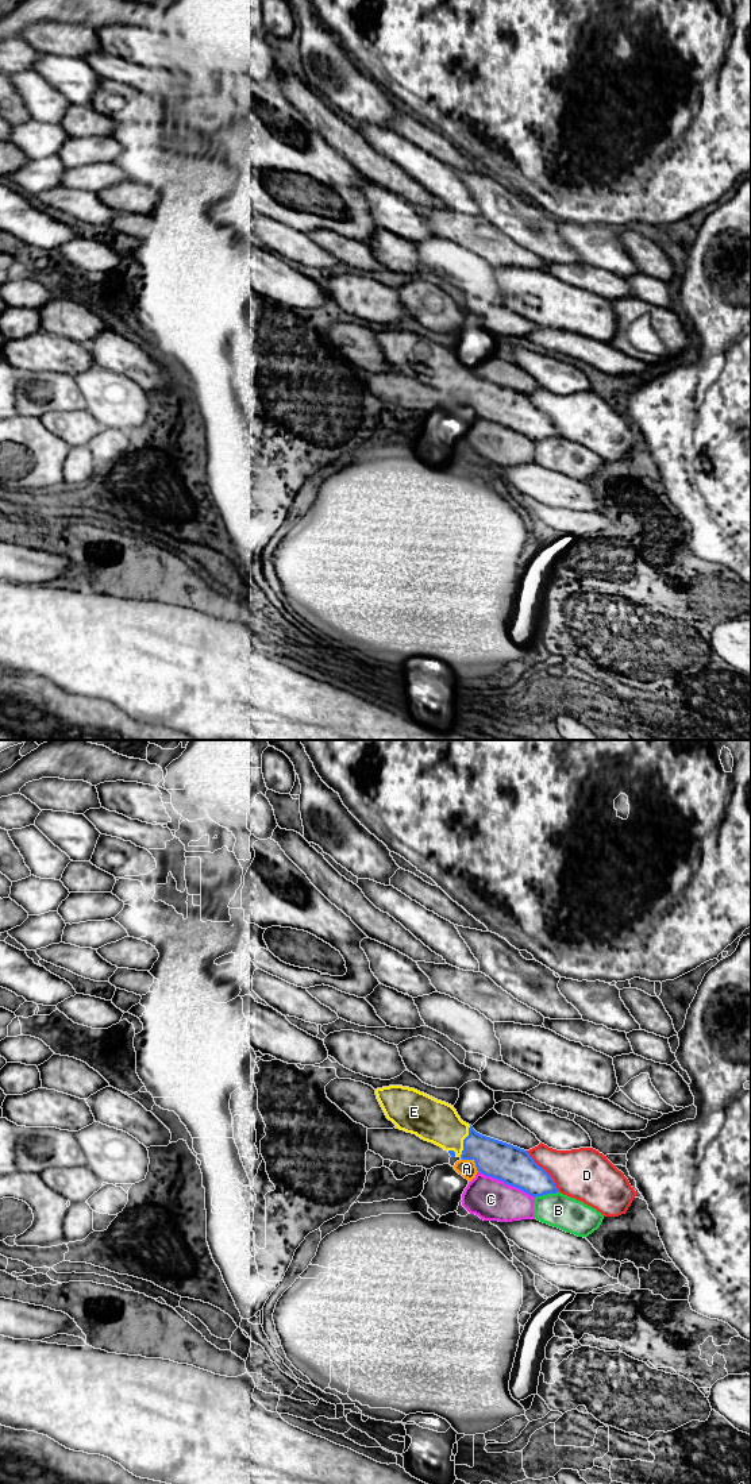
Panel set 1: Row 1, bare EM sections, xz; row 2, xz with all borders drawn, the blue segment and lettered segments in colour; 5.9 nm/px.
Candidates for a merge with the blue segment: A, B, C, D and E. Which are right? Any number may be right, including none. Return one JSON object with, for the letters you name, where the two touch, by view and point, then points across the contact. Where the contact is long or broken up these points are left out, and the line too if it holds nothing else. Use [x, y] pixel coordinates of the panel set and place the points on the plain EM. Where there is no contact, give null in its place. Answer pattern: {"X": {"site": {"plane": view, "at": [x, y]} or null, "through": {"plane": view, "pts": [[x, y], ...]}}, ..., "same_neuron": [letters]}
{"E": {"site": {"plane": "xz", "at": [463, 385]}, "through": {"plane": "xz", "pts": [[496, 403], [463, 385], [431, 363]]}}, "same_neuron": ["E"]}

